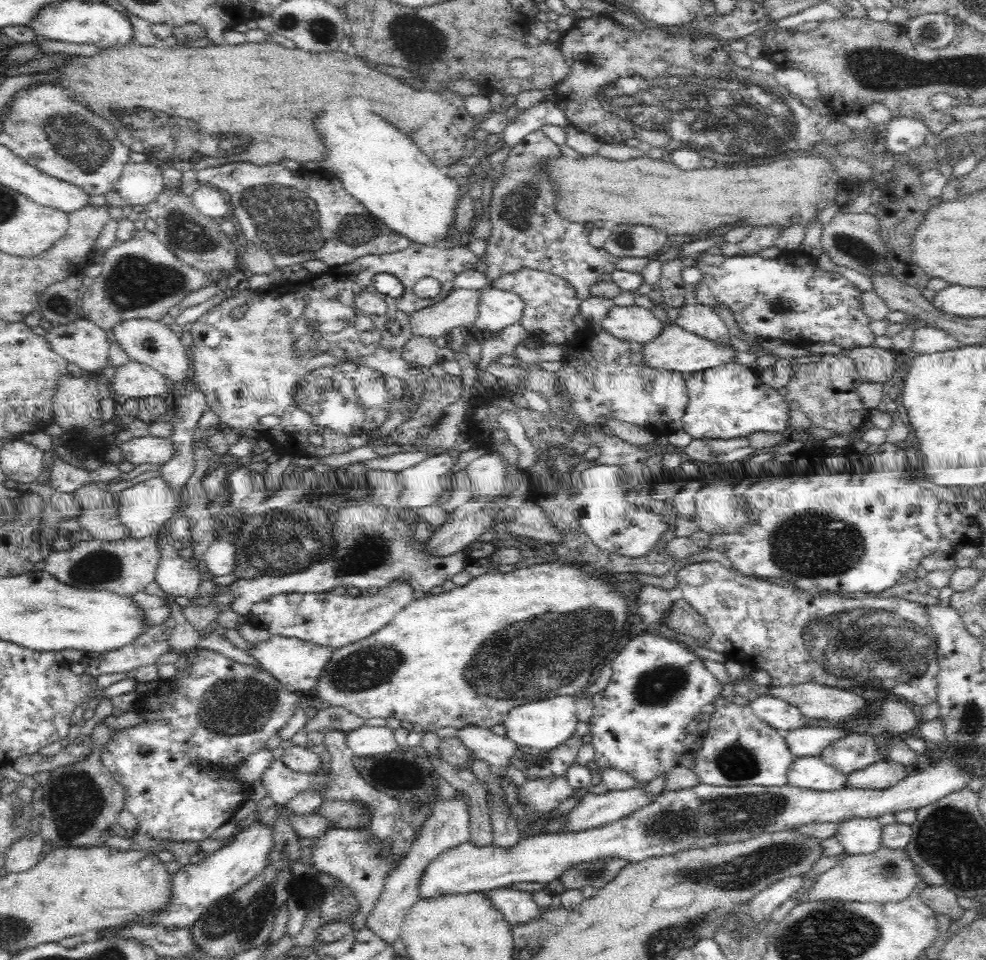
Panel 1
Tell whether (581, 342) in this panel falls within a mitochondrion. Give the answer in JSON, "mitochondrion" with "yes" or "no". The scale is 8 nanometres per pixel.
{"mitochondrion":"no"}

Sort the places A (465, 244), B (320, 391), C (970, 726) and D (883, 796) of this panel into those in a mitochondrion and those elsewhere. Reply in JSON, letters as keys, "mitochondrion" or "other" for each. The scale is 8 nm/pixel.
{"A":"other","B":"mitochondrion","C":"mitochondrion","D":"other"}

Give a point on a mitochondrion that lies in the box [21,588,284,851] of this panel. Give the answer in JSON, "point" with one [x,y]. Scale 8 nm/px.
{"point":[231,707]}

